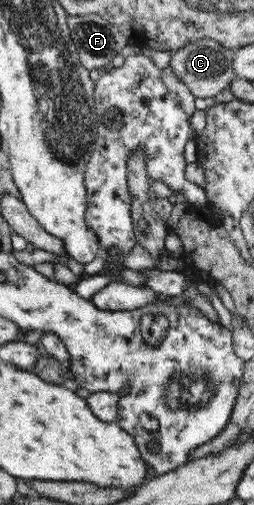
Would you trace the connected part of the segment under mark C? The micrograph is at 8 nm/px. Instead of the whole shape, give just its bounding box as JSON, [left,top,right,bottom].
[170,39,235,99]

